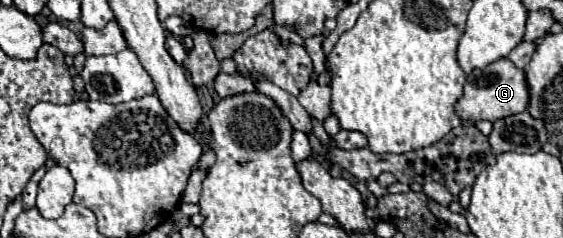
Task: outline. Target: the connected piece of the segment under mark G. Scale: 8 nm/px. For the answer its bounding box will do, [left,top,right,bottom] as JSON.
[457,59,529,121]

